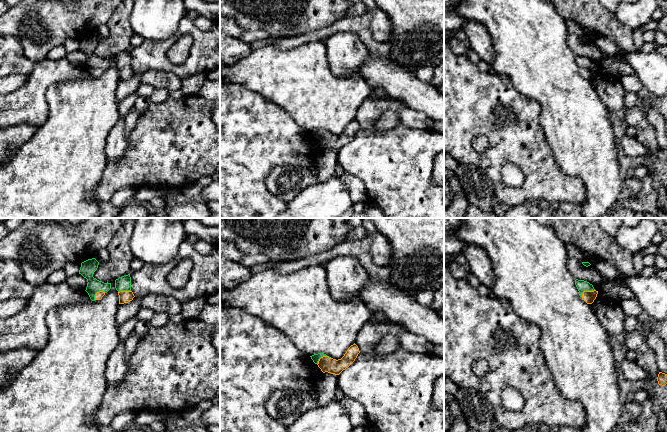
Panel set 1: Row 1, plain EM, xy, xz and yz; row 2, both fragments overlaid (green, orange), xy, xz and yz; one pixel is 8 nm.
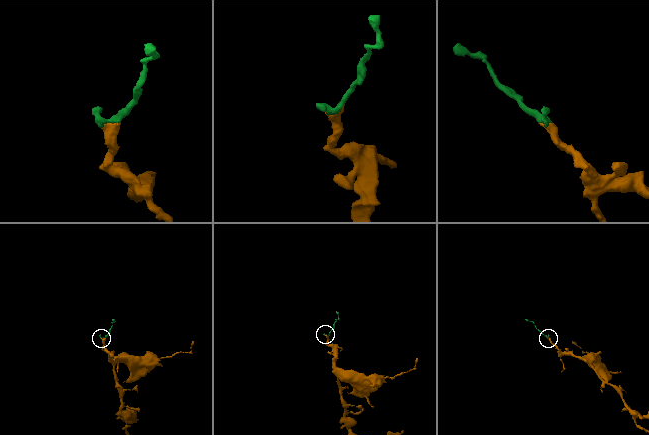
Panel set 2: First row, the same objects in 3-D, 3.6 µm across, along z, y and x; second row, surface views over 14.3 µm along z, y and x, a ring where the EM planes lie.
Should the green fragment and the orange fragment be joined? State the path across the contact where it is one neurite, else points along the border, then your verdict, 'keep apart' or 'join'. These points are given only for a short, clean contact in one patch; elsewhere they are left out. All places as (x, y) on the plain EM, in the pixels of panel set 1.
join

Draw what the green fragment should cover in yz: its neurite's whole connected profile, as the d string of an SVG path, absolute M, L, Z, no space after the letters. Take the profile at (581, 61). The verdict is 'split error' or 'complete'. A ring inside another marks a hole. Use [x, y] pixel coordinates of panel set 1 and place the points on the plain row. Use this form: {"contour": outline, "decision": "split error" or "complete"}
{"contour": "M575 56L575 61L580 69L580 73L587 79L592 80L597 73L596 67L592 60L584 56Z", "decision": "split error"}

